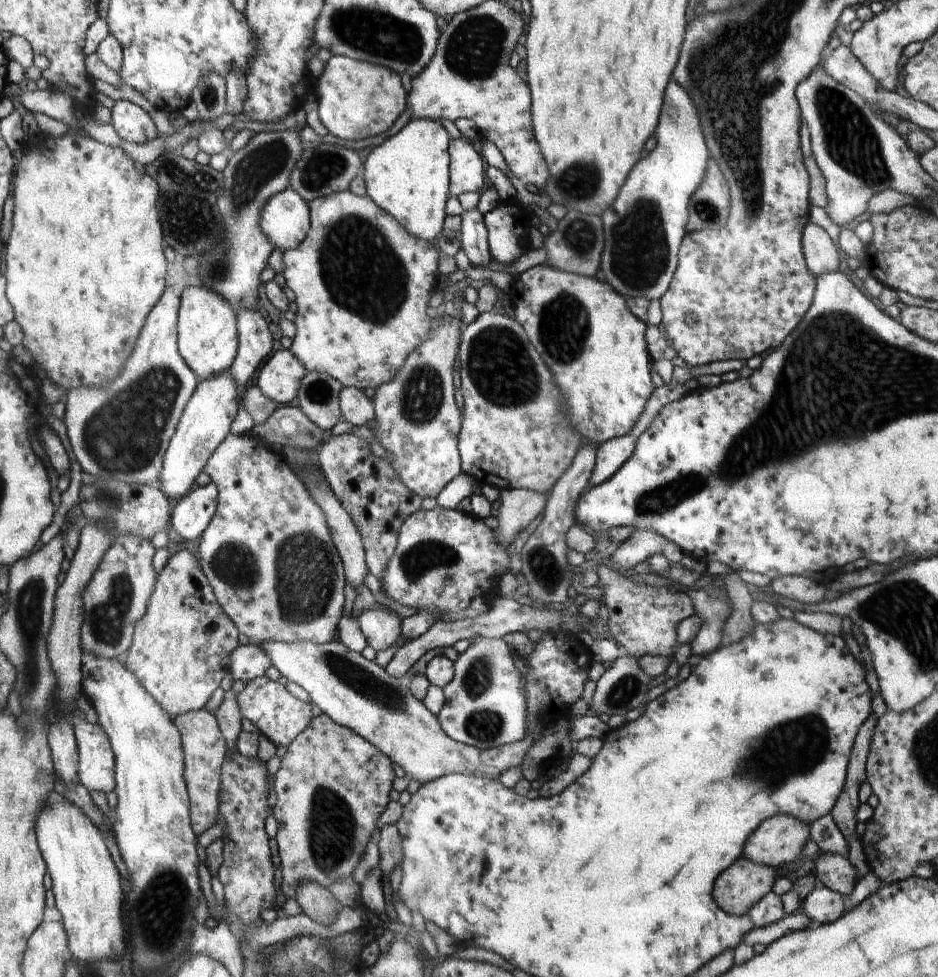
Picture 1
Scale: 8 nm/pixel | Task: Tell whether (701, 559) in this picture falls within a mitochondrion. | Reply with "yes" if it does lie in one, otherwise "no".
no

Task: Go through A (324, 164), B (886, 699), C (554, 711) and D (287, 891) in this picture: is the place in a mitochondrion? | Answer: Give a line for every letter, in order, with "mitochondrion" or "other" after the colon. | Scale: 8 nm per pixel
A: mitochondrion
B: other
C: other
D: other

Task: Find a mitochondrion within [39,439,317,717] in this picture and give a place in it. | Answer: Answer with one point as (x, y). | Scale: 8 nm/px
(108, 621)

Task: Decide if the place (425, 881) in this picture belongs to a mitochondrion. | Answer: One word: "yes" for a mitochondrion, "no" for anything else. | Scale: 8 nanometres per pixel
yes

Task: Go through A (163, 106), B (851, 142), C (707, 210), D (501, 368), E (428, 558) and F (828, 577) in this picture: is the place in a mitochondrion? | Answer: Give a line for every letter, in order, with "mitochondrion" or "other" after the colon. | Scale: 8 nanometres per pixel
A: other
B: mitochondrion
C: mitochondrion
D: mitochondrion
E: mitochondrion
F: other

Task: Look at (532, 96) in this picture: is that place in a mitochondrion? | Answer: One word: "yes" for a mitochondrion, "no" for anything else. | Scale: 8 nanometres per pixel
no

